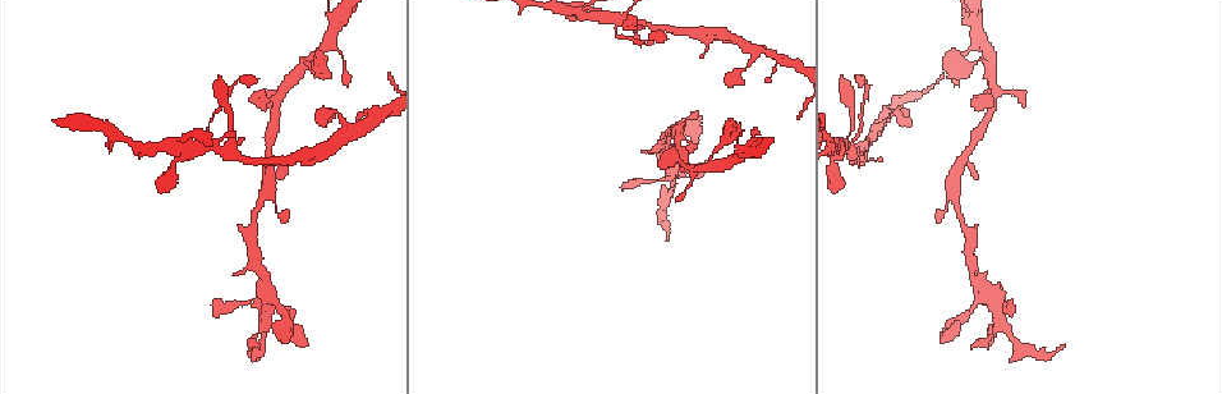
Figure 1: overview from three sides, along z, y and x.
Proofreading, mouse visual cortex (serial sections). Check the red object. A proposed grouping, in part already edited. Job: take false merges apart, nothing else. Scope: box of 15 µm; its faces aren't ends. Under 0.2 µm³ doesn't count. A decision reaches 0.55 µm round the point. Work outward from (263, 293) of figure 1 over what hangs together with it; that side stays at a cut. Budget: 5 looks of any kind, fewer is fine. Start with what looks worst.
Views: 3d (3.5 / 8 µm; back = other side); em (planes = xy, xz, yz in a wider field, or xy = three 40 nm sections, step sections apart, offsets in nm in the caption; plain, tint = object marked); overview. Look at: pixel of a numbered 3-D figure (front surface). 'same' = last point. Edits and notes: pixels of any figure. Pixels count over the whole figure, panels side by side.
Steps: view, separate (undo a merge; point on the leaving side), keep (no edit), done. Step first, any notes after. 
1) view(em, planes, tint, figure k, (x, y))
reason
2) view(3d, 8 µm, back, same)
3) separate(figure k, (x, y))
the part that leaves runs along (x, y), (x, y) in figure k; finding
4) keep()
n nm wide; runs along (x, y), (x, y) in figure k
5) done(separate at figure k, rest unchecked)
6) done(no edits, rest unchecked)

view(3d, 3.5 µm, figure 1, (957, 200))
thick turns thin

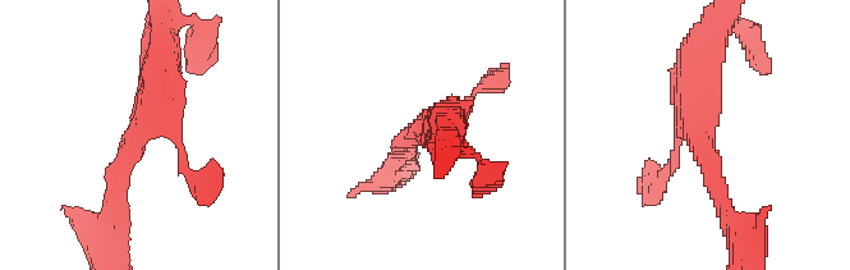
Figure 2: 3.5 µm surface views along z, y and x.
view(em, xy, step 3, tint, figure 2, (422, 130))
need the tissue

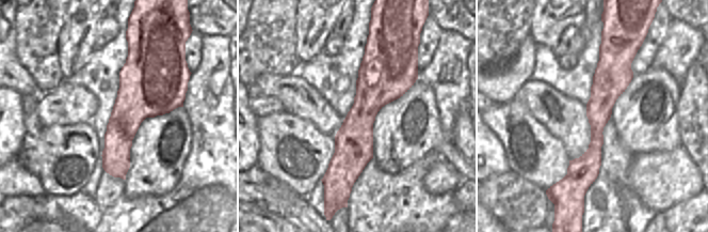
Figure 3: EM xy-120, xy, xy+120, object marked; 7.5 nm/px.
keep()
runs along (113, 211), (164, 59) in figure 2; one cell here

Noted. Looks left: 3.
view(3d, 3.5 µm, figure 1, (304, 67))
two arms in line, one across

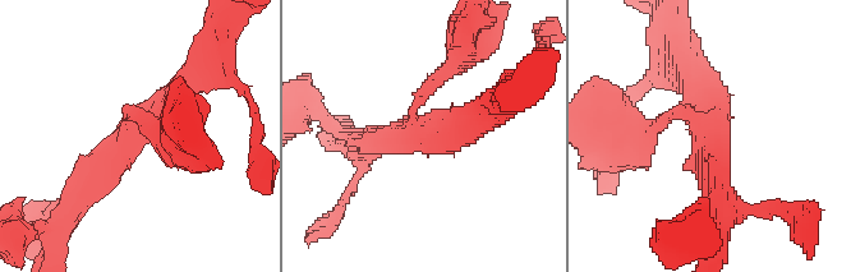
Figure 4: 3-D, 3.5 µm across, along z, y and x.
view(em, xy, step 1, tint, figure 4, (713, 134))
3 arms; arms of 200, 350, 350 nm

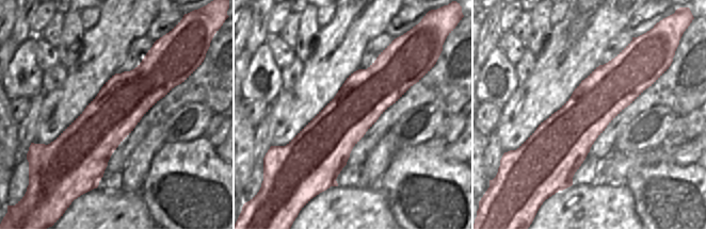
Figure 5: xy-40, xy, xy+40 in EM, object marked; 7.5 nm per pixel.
keep()
runs along (388, 50), (329, 177) in figure 5; one cell here

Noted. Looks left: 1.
done(no edits, rest unchecked)

